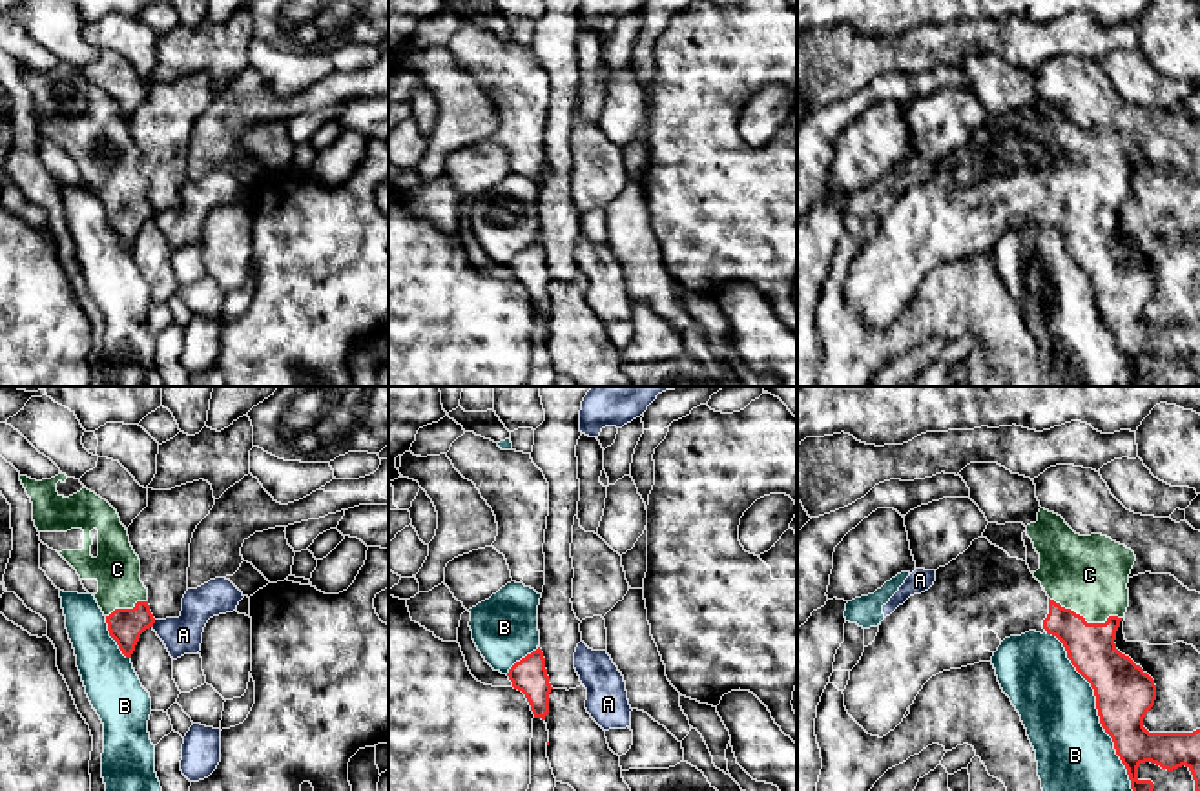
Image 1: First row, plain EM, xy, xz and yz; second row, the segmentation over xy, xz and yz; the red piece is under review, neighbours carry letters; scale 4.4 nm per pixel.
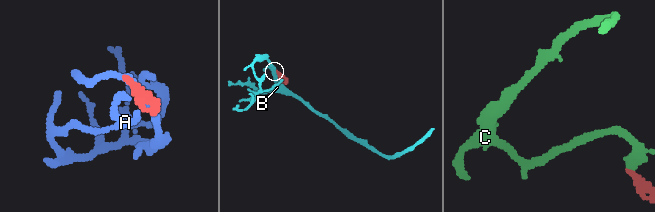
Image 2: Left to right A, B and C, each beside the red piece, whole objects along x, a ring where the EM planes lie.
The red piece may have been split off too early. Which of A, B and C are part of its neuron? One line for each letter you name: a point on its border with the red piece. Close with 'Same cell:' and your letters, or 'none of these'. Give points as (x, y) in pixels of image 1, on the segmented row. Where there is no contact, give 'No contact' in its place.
C: Touches red at yz (1084, 620)
Same cell: C

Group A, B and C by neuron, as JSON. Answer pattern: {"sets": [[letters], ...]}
{"sets": [["A"], ["B"], ["C"]]}

